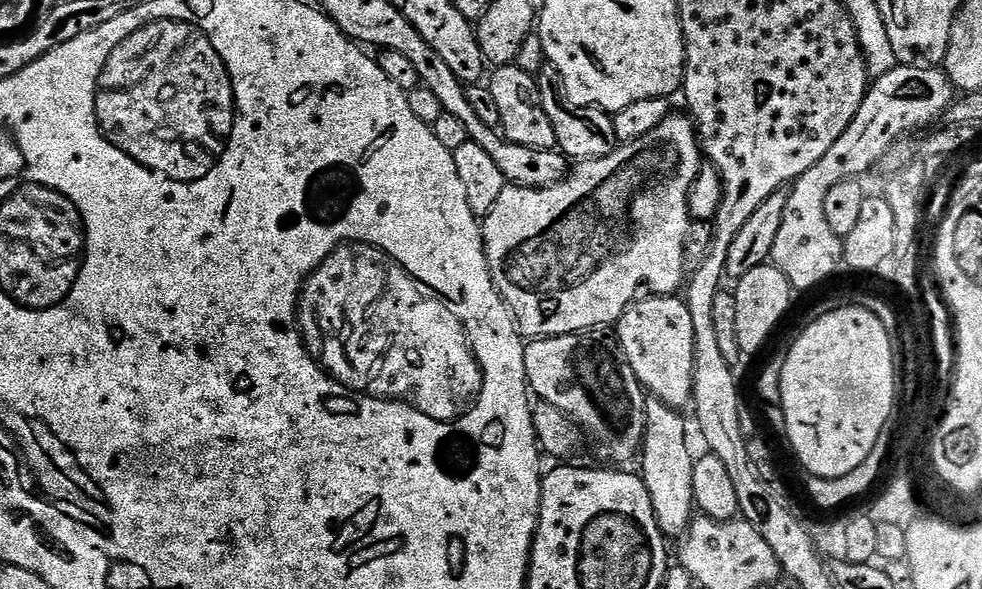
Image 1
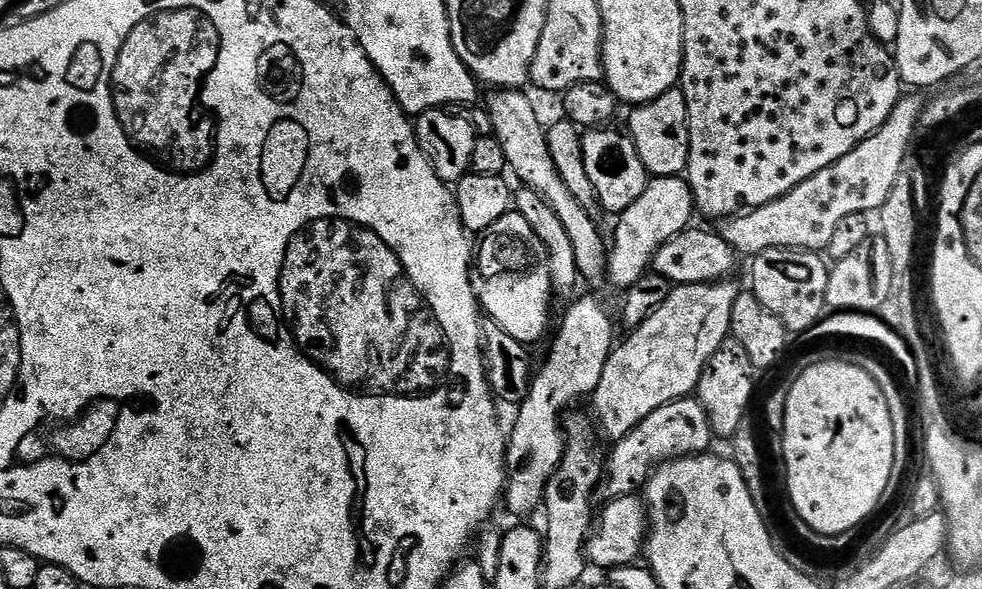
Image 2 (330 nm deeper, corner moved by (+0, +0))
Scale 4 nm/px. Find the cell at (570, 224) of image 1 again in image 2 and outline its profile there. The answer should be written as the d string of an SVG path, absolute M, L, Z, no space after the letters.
M513 210L498 218L494 226L483 233L474 260L474 276L477 301L487 319L501 327L520 344L532 346L548 332L552 320L552 275L548 272L546 246L530 230L530 222Z

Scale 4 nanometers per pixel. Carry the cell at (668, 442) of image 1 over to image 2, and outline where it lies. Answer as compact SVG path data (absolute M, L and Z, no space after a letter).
M502 88L489 91L486 111L492 119L492 131L498 142L502 142L502 150L506 154L506 162L510 172L513 172L525 188L532 188L539 193L558 218L562 218L562 226L566 226L566 234L570 237L570 246L574 246L574 258L578 261L581 281L589 280L592 284L605 283L608 280L609 245L606 236L600 233L597 217L591 216L570 194L566 182L558 174L558 166L554 166L554 158L550 158L550 146L545 121L540 121L532 100L527 91L514 88Z

